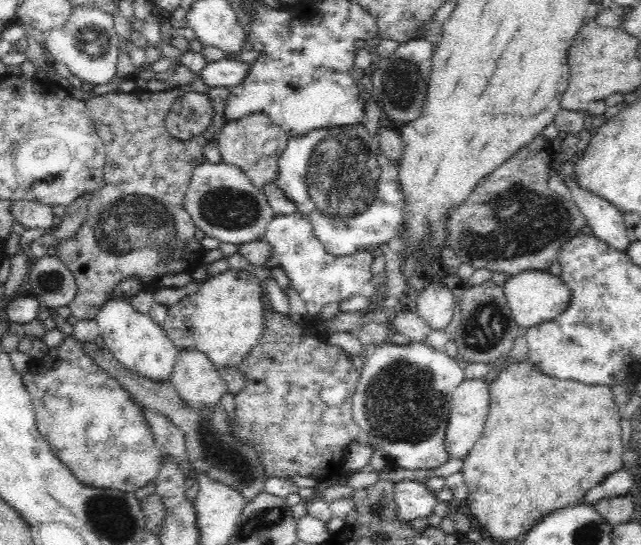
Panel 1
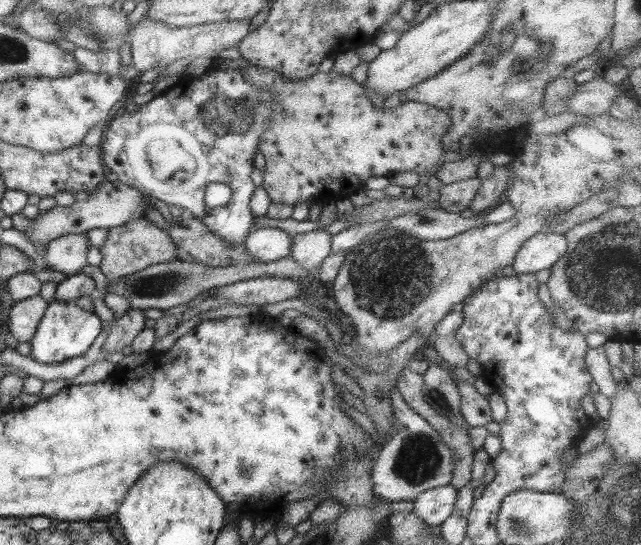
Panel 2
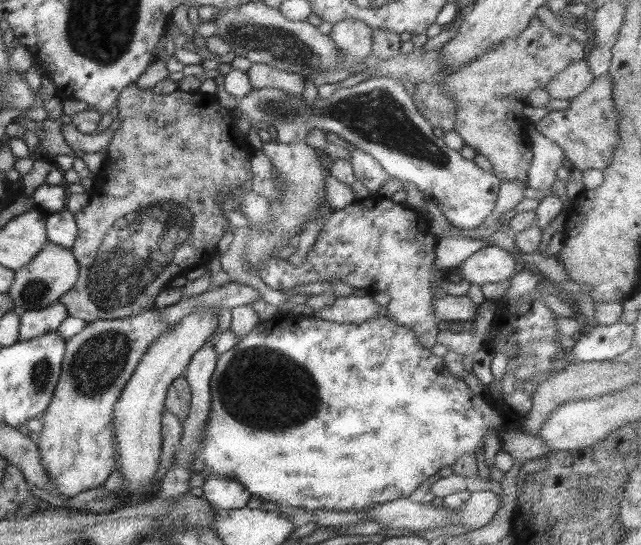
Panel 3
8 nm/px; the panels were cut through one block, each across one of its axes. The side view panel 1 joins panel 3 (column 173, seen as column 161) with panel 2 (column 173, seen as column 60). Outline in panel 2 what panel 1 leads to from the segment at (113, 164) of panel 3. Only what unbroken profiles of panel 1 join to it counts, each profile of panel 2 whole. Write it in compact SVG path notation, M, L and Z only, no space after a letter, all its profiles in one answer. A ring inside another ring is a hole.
M133 217L133 220L129 220L126 224L108 229L99 253L101 262L98 267L108 282L119 282L121 277L129 276L149 266L178 260L175 243L168 234L143 217Z

